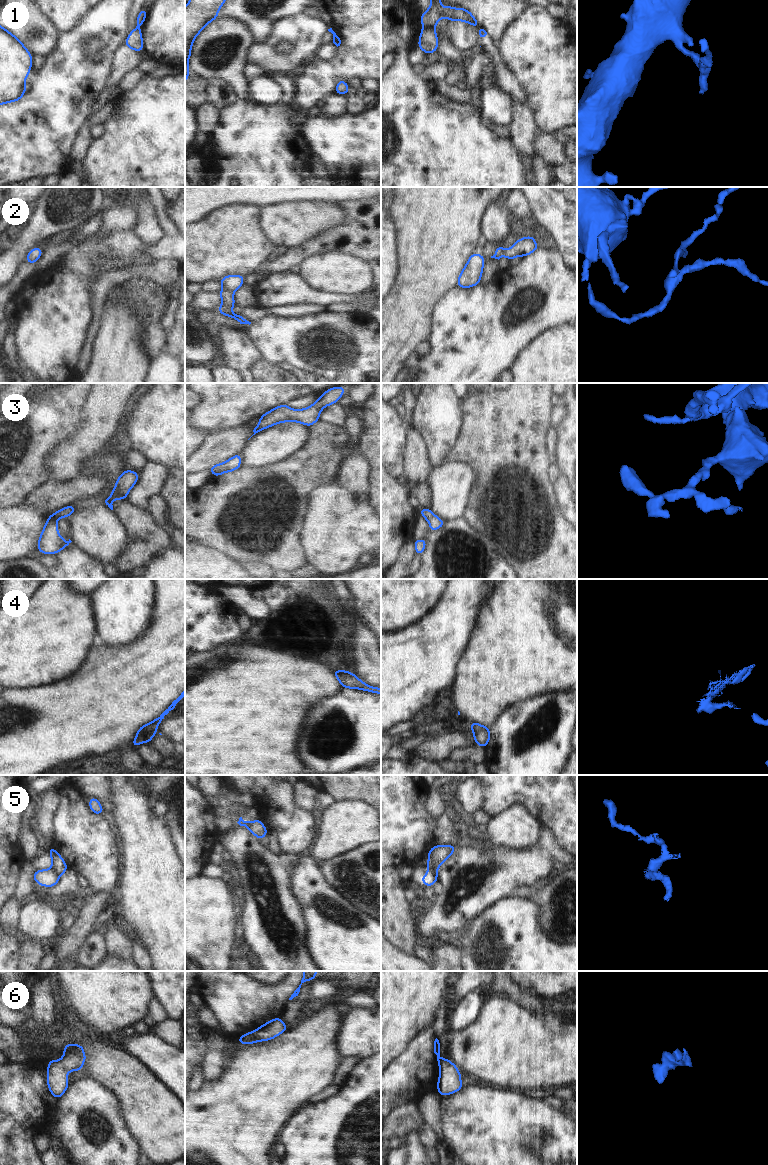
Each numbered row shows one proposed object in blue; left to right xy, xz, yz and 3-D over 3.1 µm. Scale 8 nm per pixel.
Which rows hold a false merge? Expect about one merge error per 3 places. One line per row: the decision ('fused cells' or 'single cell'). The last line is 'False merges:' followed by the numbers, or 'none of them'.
1: fused cells
2: single cell
3: single cell
4: fused cells
5: fused cells
6: single cell
False merges: 1, 4, 5

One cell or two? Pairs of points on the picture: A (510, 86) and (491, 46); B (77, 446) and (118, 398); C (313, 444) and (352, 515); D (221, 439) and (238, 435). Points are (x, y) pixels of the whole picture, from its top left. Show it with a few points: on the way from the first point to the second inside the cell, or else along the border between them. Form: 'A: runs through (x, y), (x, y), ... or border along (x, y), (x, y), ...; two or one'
A: runs through (504, 76), (496, 56); one
B: runs through (89, 434), (99, 424), (102, 414), (106, 410); one
C: border along (334, 480), (318, 485), (312, 490); two
D: runs through (225, 439), (234, 438); one

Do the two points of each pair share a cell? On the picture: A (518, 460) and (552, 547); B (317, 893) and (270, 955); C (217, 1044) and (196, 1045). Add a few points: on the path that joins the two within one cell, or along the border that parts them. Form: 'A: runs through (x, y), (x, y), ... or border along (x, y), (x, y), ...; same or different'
A: runs through (538, 482), (553, 525); same
B: border along (292, 891), (301, 906), (308, 935); different
C: border along (212, 1031), (206, 1035), (206, 1051), (200, 1065); different

